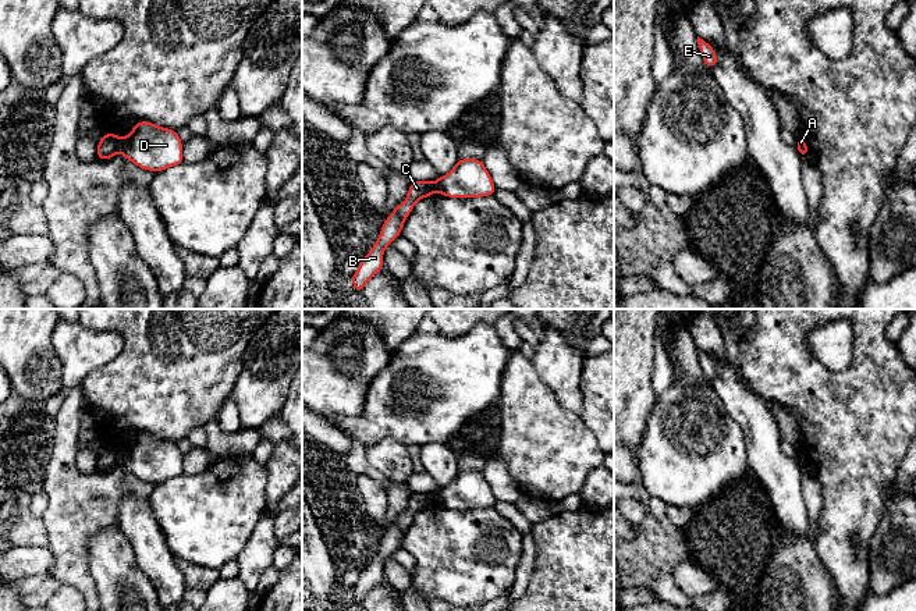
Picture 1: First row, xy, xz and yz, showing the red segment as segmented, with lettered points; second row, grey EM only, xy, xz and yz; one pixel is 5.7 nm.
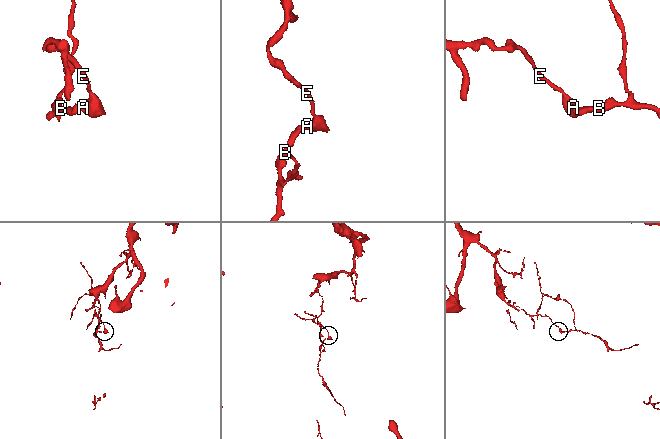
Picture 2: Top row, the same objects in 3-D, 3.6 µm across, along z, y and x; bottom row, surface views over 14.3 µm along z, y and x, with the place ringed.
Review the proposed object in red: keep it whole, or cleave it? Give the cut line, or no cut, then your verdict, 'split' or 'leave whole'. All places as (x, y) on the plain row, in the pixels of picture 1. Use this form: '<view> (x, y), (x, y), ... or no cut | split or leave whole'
xy (124, 451), (121, 462) | split

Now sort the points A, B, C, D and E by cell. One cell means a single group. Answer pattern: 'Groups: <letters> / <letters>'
Groups: A D E / B C

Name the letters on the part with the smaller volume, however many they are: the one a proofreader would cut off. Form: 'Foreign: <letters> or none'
Foreign: B, C

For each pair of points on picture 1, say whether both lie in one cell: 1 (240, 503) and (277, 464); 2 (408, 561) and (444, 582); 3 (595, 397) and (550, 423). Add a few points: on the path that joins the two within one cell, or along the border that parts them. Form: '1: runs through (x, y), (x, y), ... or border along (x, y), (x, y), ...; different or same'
1: border along (265, 466), (266, 507); different
2: border along (401, 546), (415, 561), (412, 586), (422, 596); different
3: border along (579, 415), (597, 443); different

